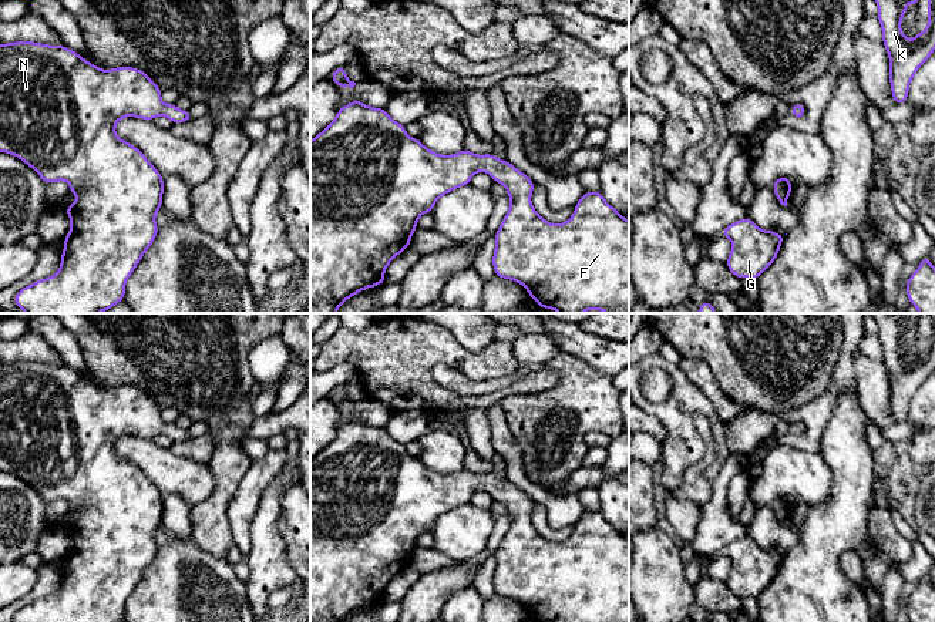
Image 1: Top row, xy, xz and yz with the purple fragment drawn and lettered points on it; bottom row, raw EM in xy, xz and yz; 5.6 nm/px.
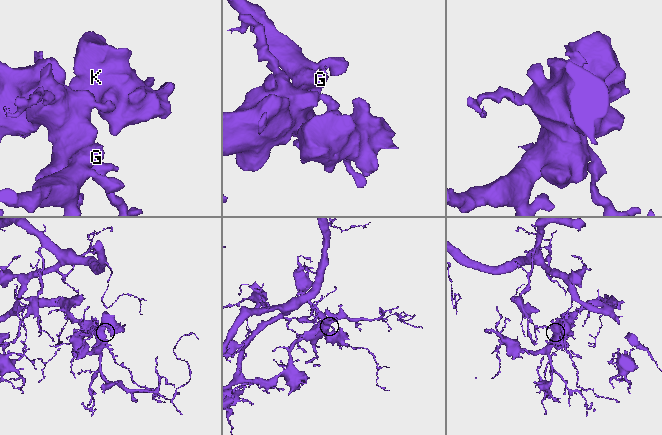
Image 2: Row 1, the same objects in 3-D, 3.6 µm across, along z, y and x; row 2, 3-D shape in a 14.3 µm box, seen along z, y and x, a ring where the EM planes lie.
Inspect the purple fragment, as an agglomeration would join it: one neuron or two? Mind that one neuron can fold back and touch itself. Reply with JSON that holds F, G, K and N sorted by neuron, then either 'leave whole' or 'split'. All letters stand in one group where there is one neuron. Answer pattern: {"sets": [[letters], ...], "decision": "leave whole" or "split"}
{"sets": [["F", "G", "K", "N"]], "decision": "leave whole"}

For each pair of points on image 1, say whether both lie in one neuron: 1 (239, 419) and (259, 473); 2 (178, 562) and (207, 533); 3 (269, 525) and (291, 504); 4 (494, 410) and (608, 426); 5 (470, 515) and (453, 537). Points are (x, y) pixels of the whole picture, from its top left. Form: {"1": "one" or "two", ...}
{"1": "two", "2": "two", "3": "two", "4": "two", "5": "one"}

